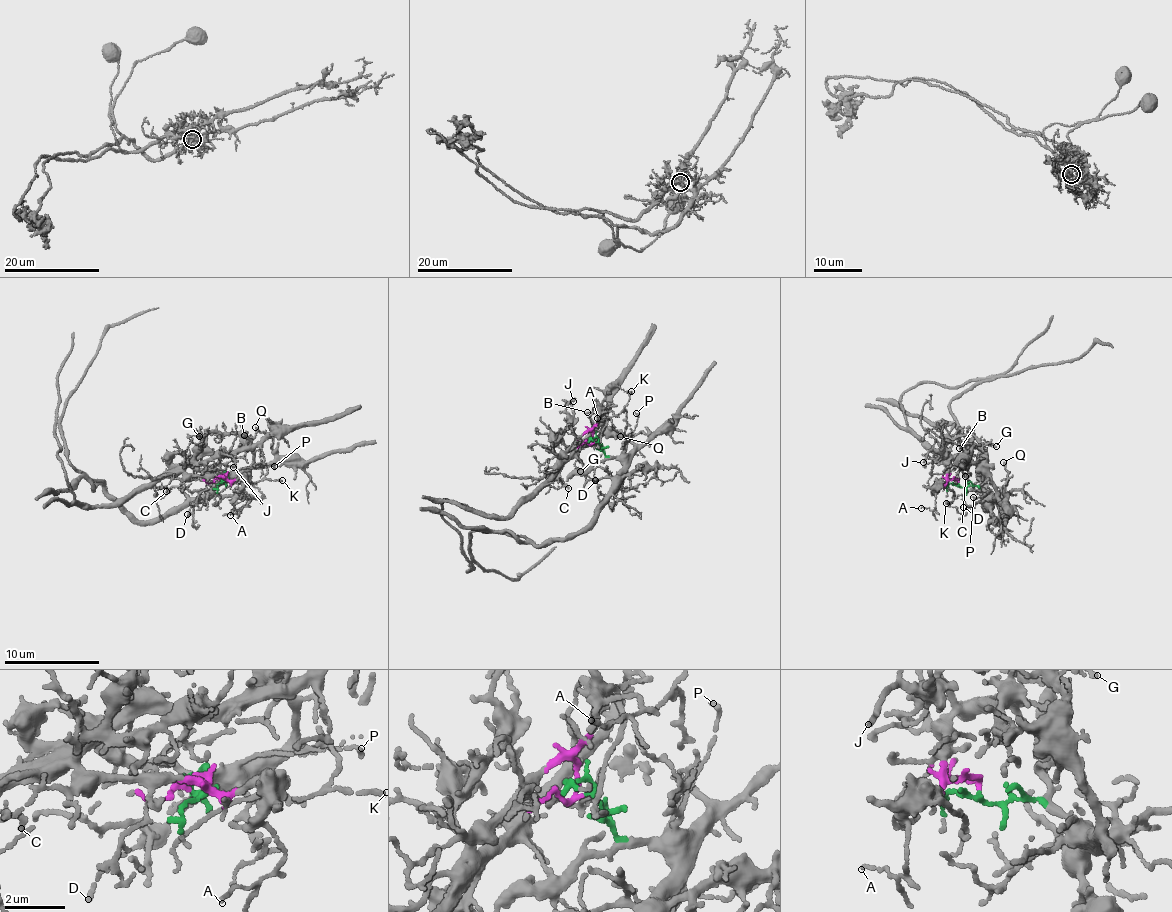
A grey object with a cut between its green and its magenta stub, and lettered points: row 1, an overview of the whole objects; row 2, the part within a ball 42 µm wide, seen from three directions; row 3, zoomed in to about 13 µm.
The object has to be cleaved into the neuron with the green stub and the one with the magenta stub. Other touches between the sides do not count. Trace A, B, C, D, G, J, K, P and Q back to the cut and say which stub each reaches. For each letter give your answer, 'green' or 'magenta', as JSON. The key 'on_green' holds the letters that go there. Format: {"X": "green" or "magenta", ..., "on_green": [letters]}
{"A": "magenta", "B": "green", "C": "magenta", "D": "green", "G": "green", "J": "magenta", "K": "green", "P": "green", "Q": "green", "on_green": ["B", "D", "G", "K", "P", "Q"]}

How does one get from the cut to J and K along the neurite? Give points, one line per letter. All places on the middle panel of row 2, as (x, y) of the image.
J: (595, 442), (589, 445), (575, 441), (564, 454), (555, 454), (569, 421), (567, 409), (572, 401)
K: (595, 442), (602, 451), (615, 458), (631, 454), (634, 444), (625, 428), (624, 407), (631, 391)

